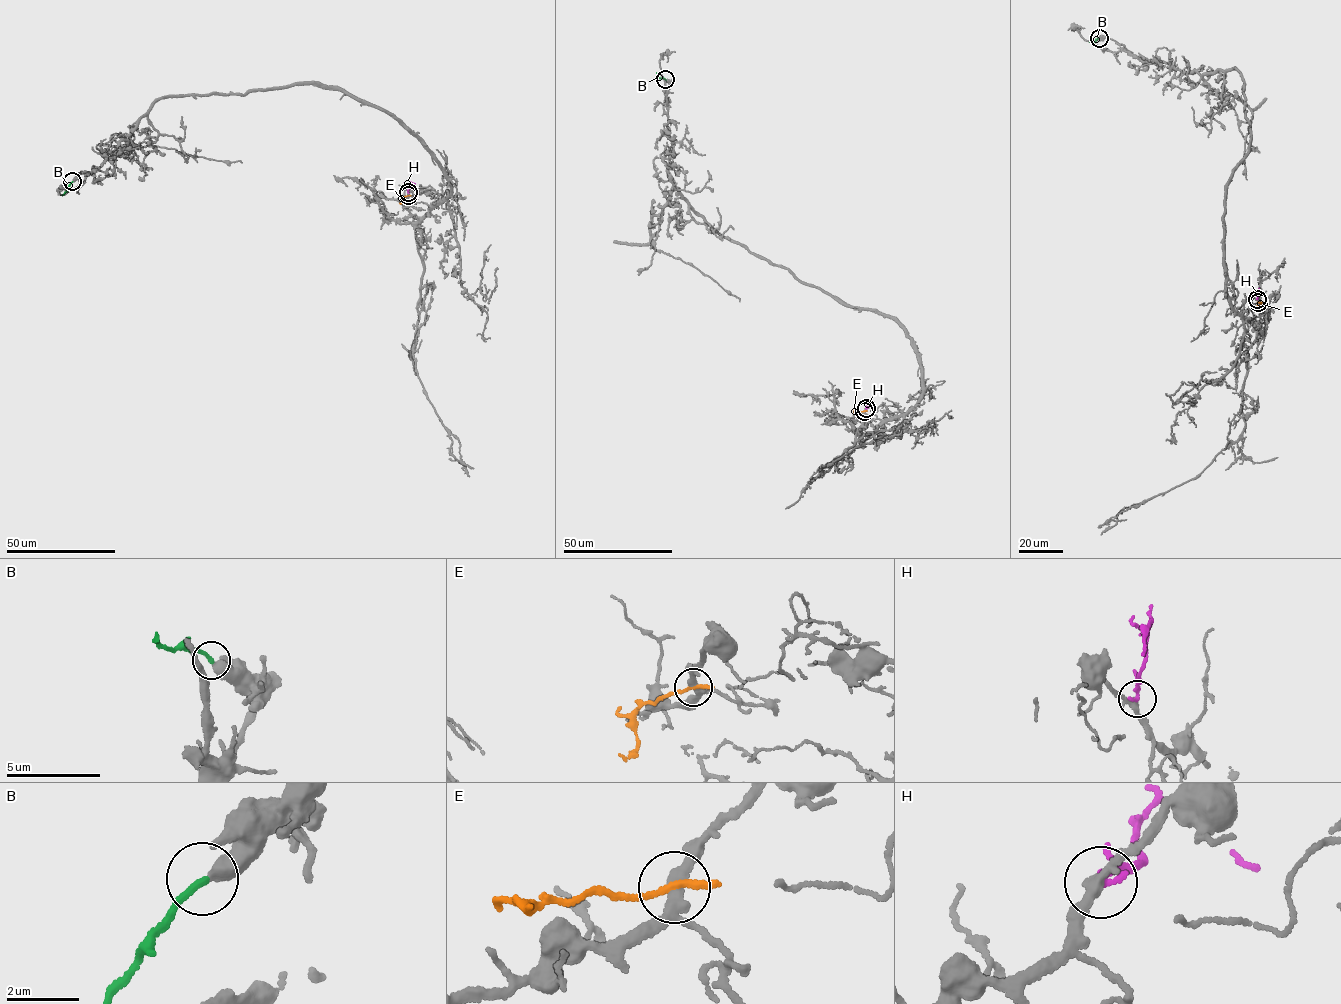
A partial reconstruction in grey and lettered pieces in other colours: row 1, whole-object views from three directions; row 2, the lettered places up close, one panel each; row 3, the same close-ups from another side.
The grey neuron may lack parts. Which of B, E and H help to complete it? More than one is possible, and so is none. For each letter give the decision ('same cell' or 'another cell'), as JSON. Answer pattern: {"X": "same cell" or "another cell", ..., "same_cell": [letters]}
{"B": "same cell", "E": "another cell", "H": "same cell", "same_cell": ["B", "H"]}

